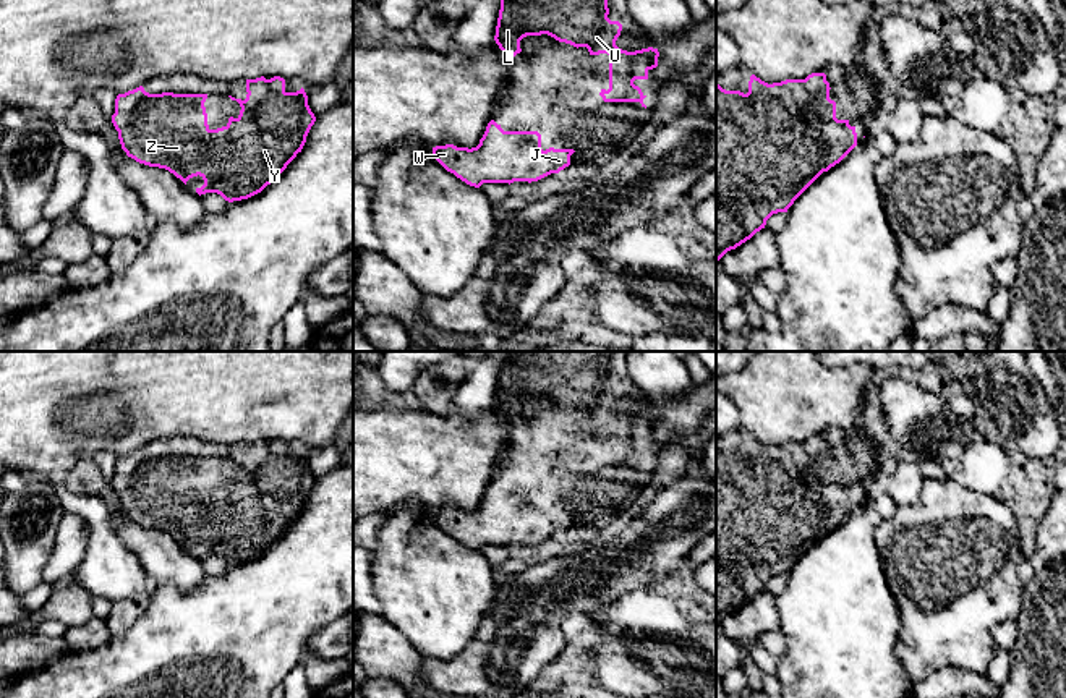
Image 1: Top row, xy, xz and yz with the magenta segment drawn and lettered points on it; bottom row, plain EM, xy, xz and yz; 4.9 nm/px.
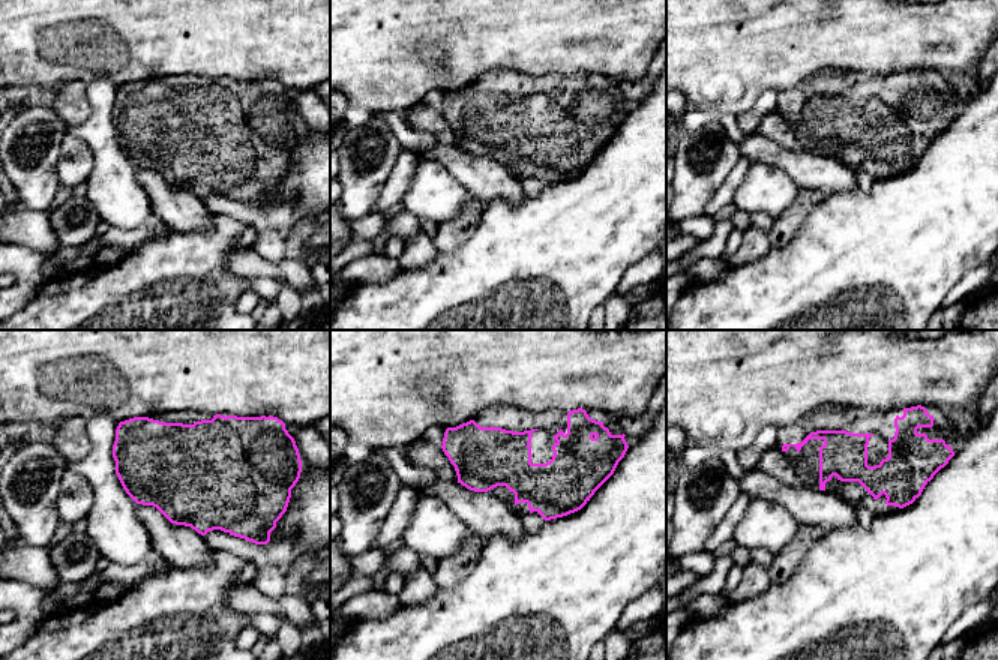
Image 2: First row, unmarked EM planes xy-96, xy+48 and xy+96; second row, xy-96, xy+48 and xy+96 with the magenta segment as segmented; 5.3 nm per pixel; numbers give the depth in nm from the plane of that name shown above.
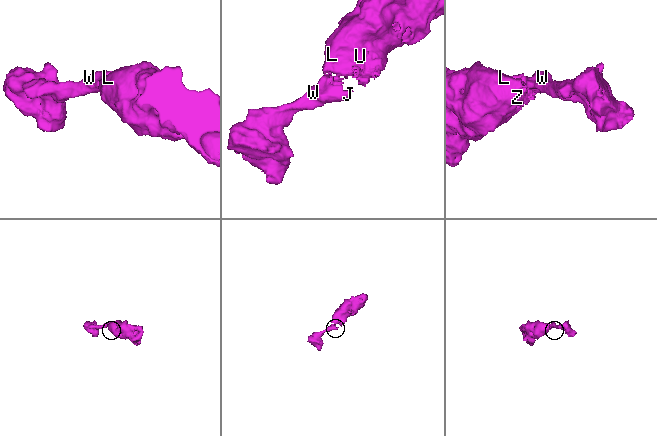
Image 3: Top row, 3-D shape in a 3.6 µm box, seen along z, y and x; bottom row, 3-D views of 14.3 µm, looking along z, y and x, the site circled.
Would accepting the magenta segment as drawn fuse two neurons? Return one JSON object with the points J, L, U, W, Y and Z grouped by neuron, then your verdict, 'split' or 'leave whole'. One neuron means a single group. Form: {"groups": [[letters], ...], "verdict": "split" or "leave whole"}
{"groups": [["J", "L", "U", "W", "Y", "Z"]], "verdict": "leave whole"}

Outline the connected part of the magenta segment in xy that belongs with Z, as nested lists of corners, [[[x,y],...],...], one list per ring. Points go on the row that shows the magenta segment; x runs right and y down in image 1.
[[[280,76],[246,79],[246,92],[245,100],[228,96],[240,104],[240,115],[237,118],[230,117],[225,126],[211,130],[204,107],[207,94],[149,94],[139,86],[117,96],[112,123],[118,131],[122,149],[128,157],[149,167],[165,168],[185,185],[190,178],[199,175],[204,180],[204,185],[196,188],[199,196],[217,193],[228,202],[241,201],[261,193],[287,168],[296,154],[301,152],[306,136],[316,121],[305,89],[287,92],[285,79]]]

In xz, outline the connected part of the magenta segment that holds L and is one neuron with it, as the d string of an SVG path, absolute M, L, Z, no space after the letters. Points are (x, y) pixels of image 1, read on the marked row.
M501 0L501 10L494 40L509 57L522 52L520 40L527 36L548 34L559 42L574 47L586 47L590 55L609 55L609 89L601 89L604 102L640 102L646 109L646 97L635 79L648 79L648 71L658 66L658 49L648 47L635 52L622 50L616 45L622 24L608 18L608 0Z

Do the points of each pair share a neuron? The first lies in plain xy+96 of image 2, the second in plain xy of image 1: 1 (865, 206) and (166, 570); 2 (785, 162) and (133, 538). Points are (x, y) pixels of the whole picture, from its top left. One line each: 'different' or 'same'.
1: different
2: same

